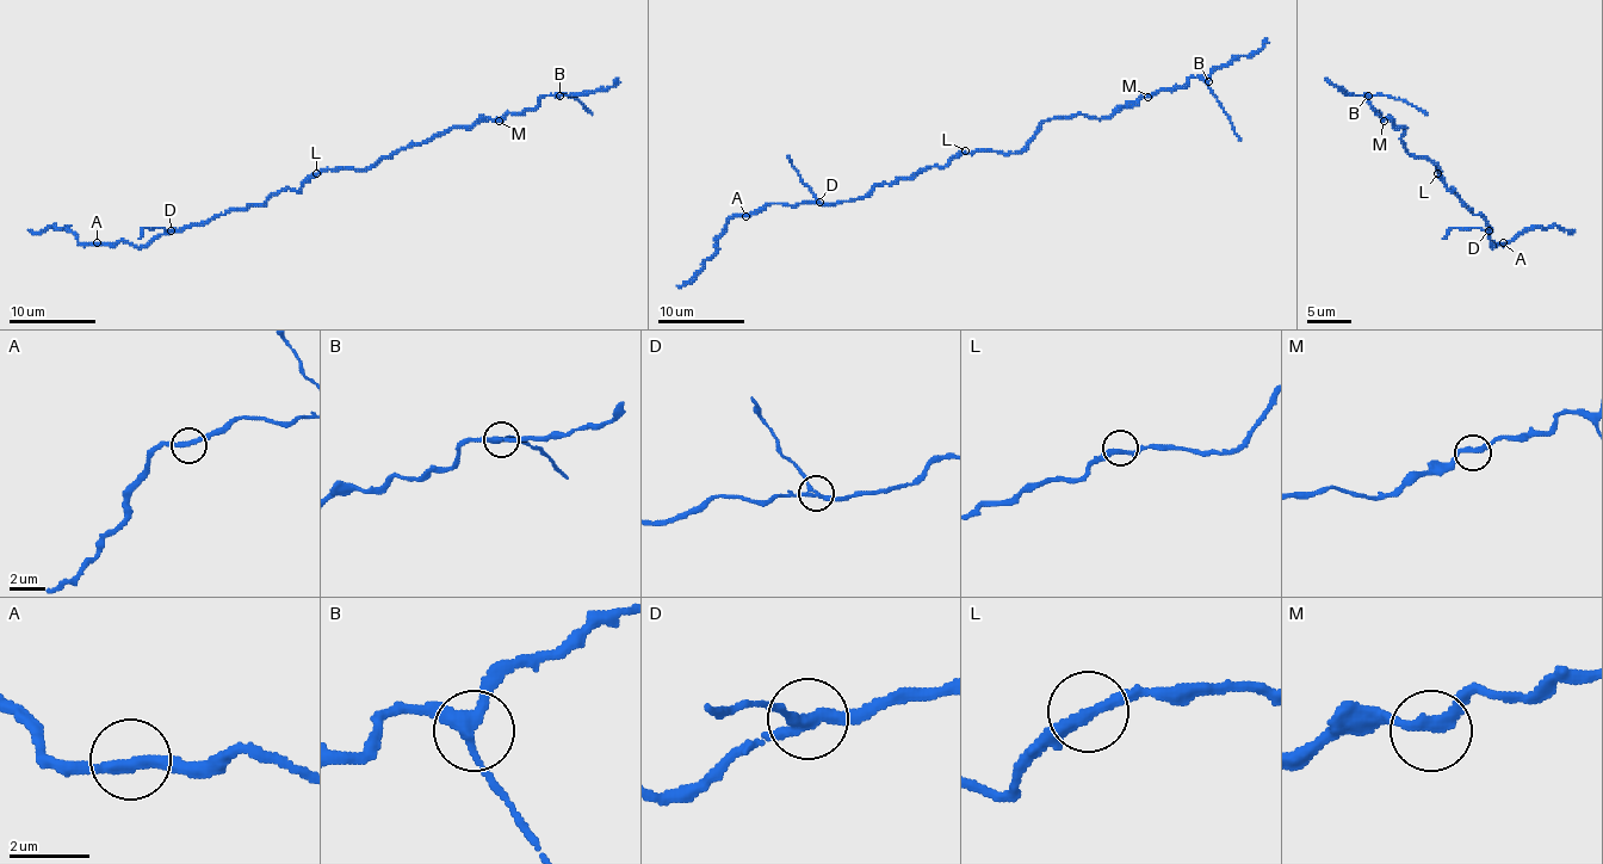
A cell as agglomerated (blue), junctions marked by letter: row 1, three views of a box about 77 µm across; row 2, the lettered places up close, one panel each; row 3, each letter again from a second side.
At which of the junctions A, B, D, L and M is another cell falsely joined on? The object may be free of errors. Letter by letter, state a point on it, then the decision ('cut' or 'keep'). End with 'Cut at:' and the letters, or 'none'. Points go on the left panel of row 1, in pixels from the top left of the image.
A: at (97, 242); keep
B: at (559, 96); keep
D: at (171, 230); cut
L: at (316, 173); keep
M: at (499, 121); keep
Cut at: D

